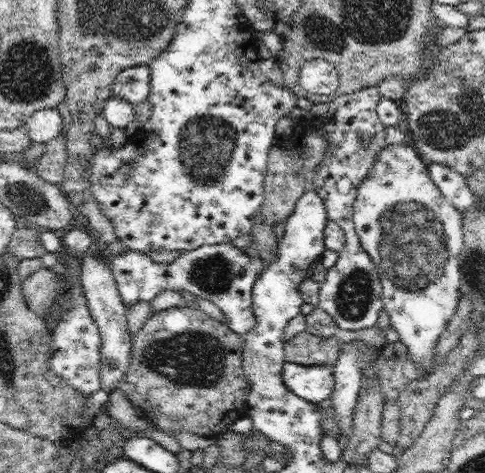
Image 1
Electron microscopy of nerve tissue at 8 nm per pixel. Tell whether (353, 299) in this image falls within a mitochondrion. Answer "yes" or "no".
yes

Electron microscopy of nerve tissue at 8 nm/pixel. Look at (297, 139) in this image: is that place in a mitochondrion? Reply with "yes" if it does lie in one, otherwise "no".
no

